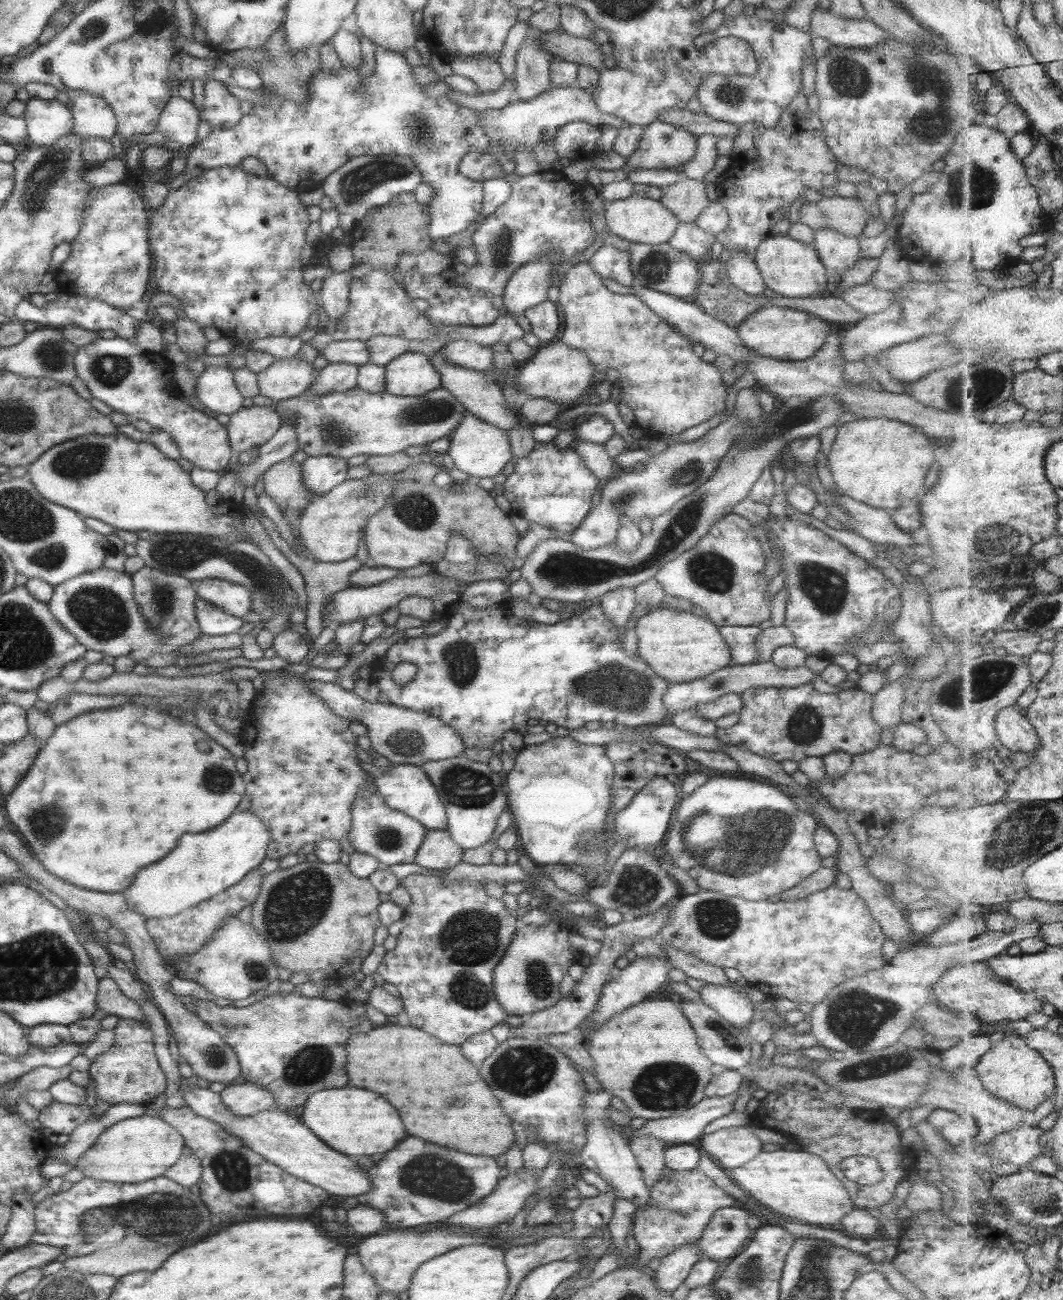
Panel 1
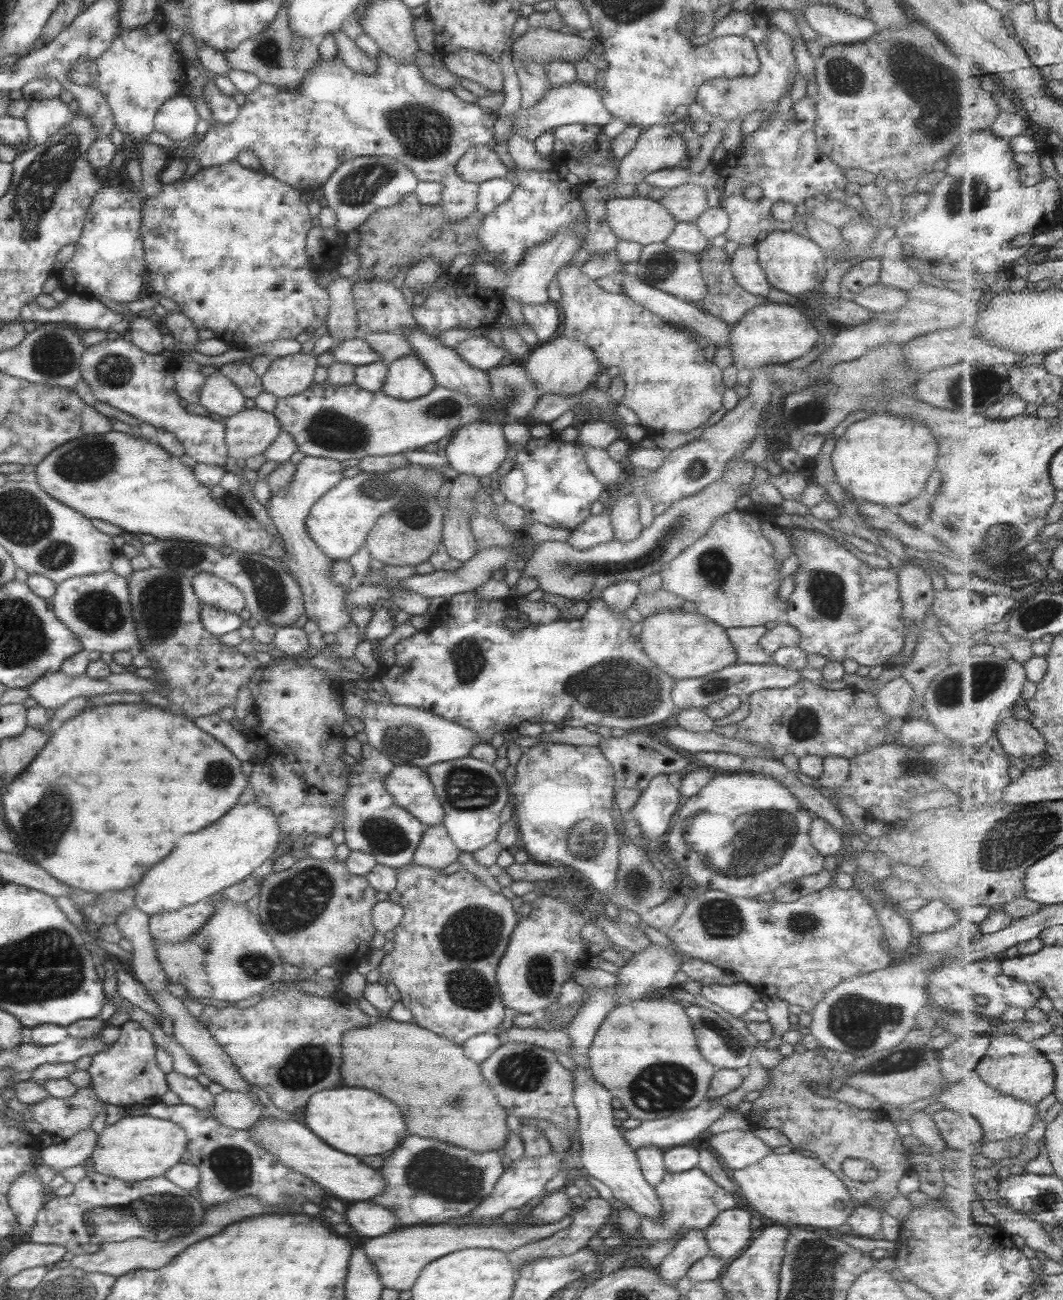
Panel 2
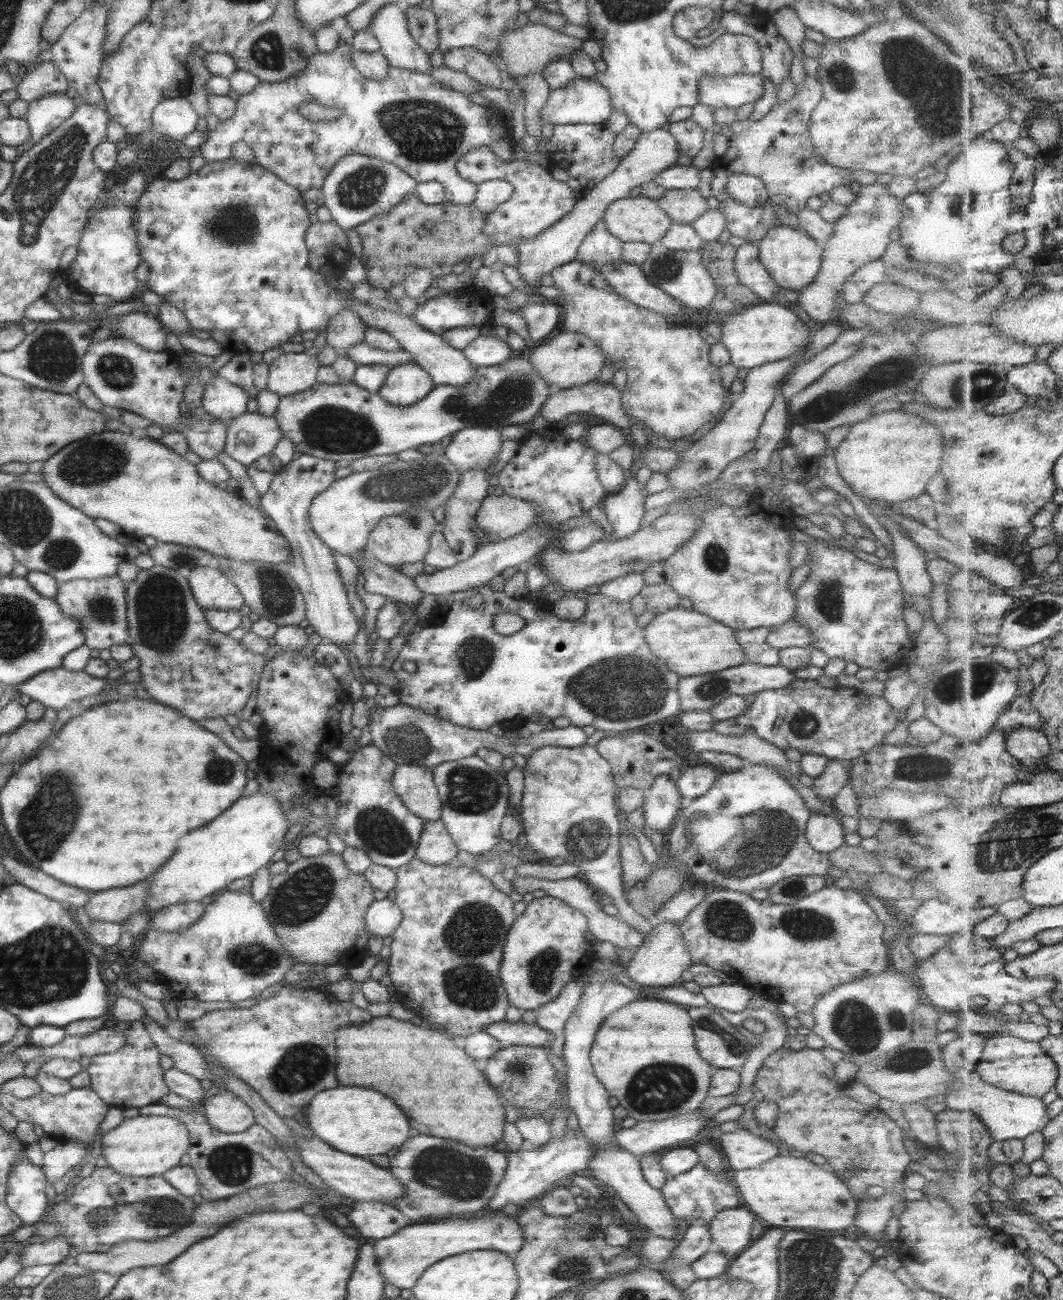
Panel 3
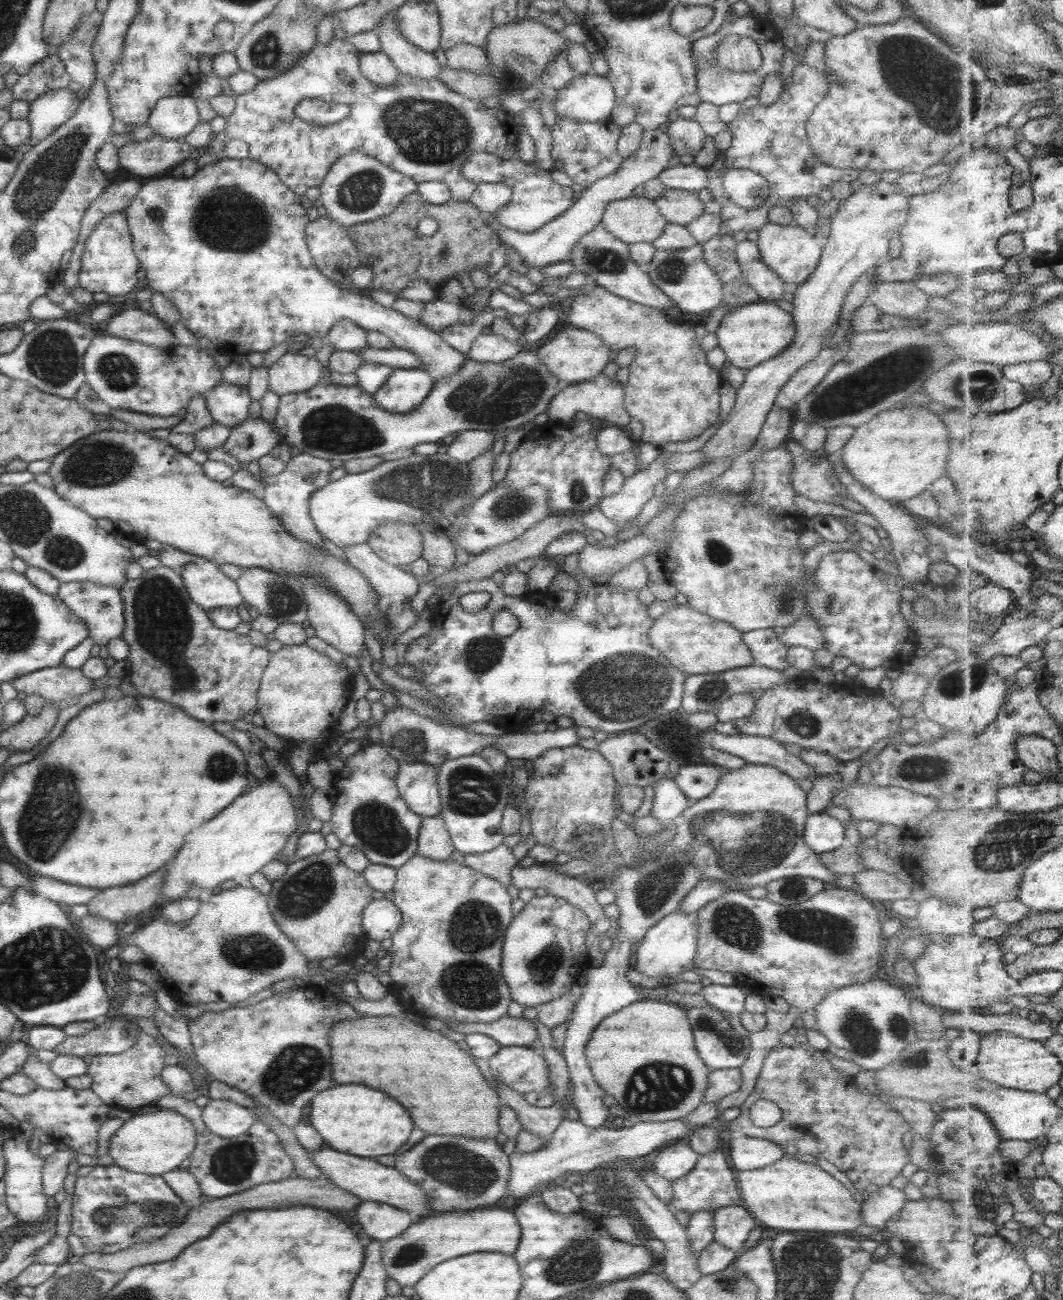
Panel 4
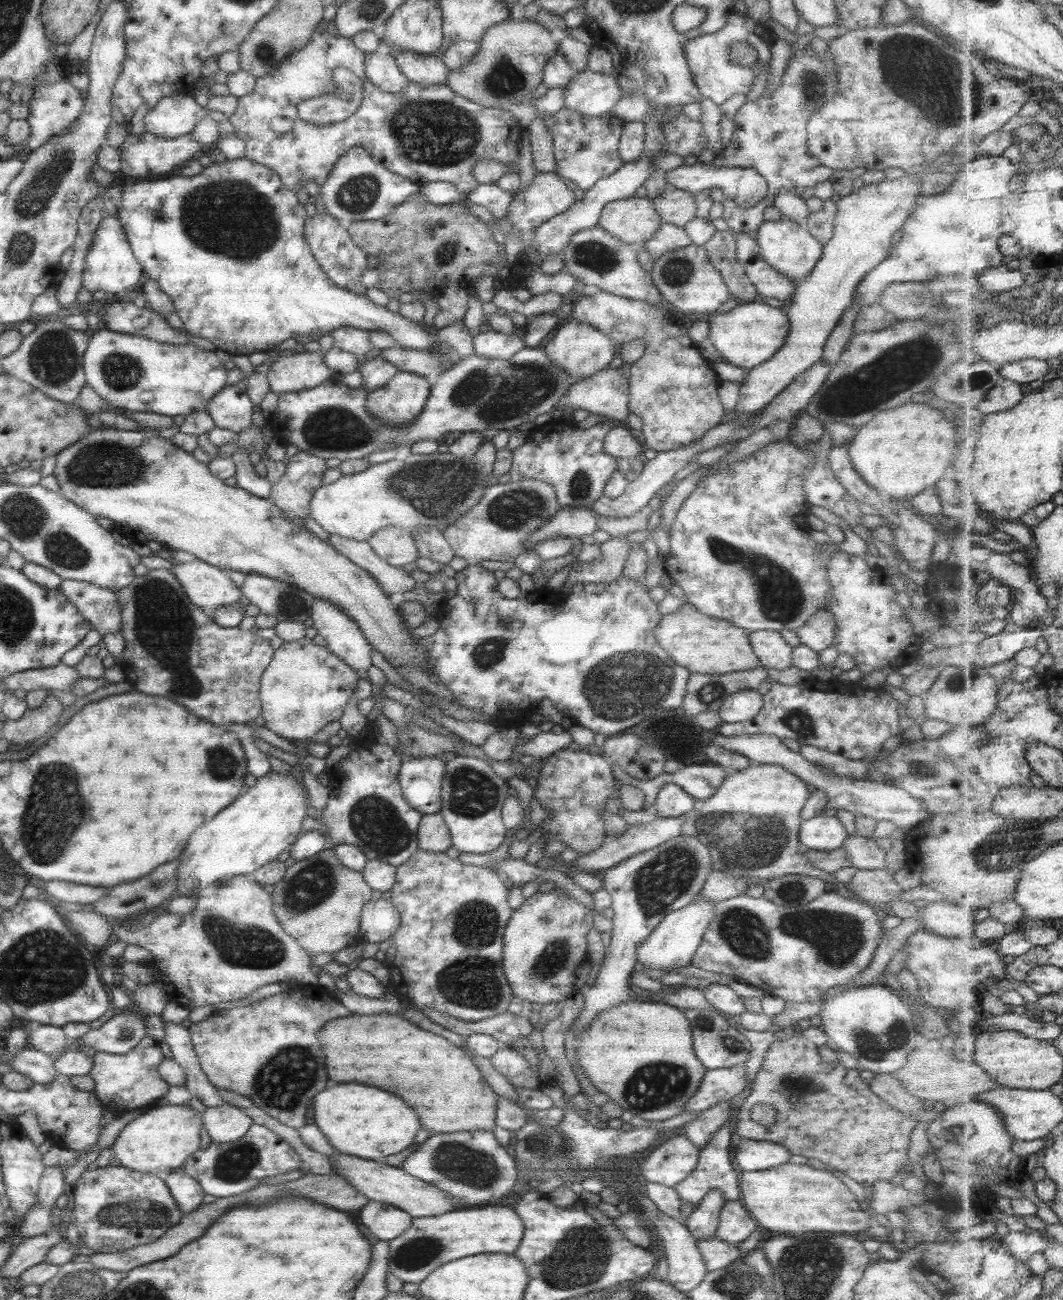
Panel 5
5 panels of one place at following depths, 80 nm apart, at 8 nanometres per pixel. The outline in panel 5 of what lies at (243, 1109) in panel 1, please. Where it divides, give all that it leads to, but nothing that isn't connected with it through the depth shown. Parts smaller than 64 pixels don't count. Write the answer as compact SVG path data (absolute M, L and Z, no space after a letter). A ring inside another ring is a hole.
M225 1103L218 1107L204 1107L200 1121L211 1144L227 1144L241 1138L252 1123L240 1108Z

